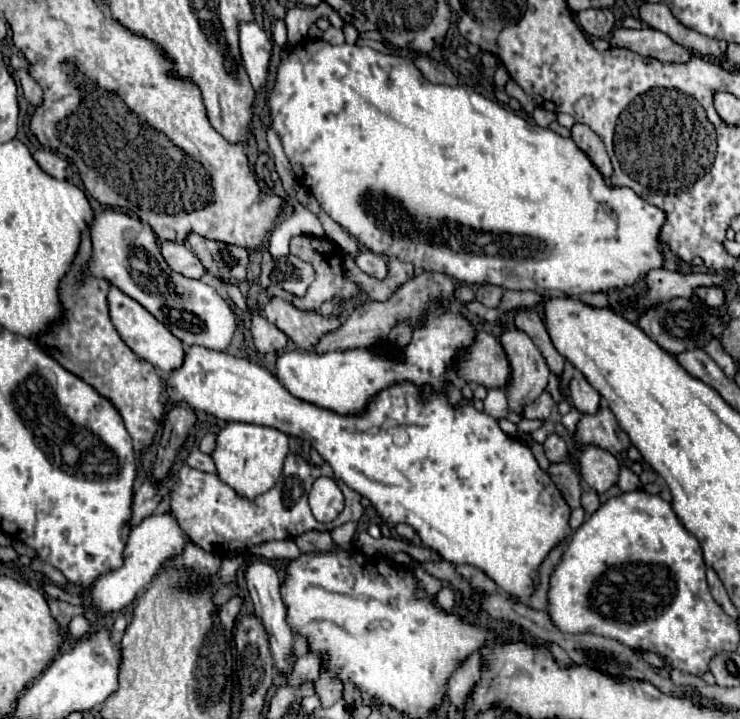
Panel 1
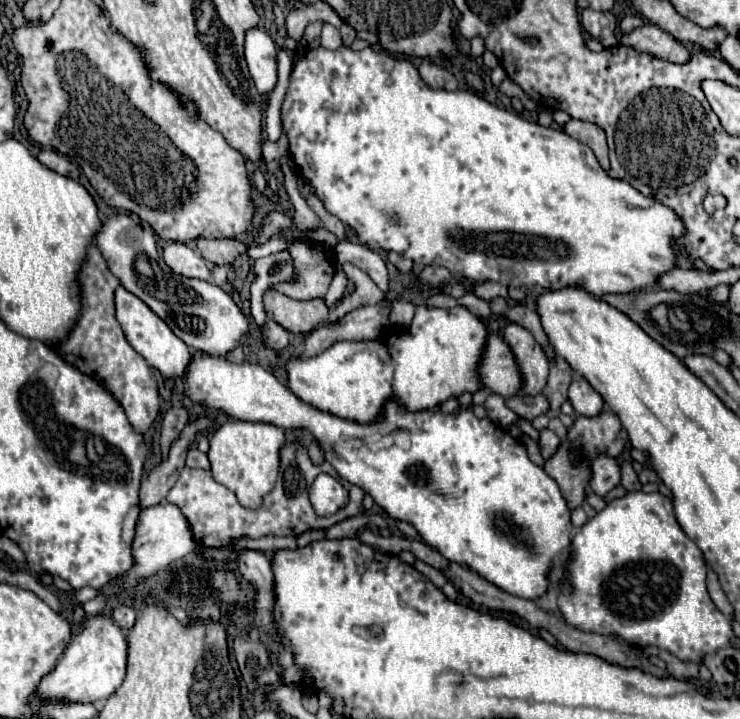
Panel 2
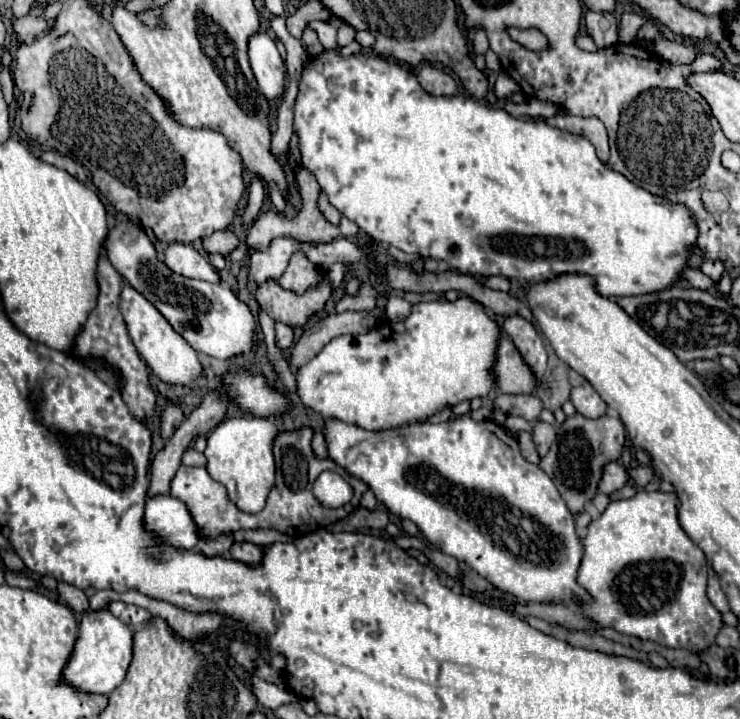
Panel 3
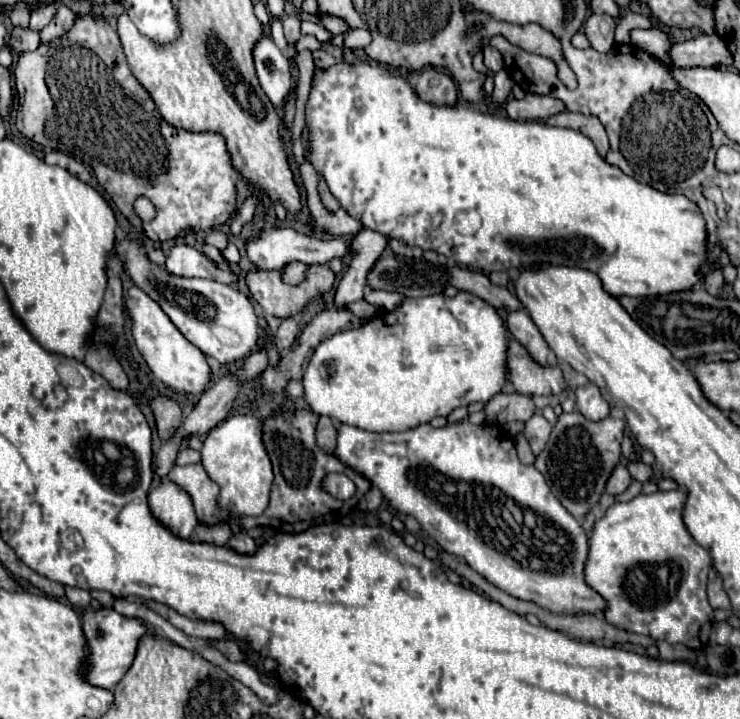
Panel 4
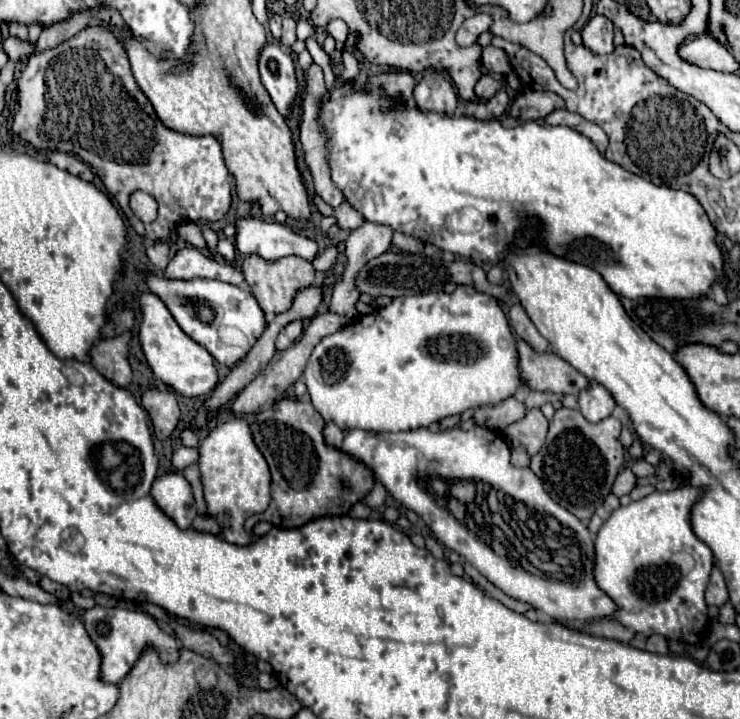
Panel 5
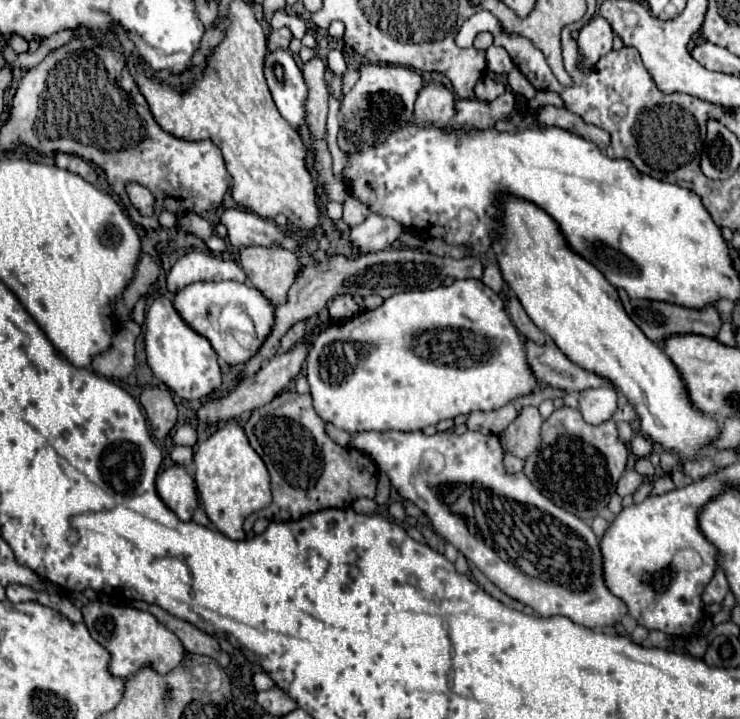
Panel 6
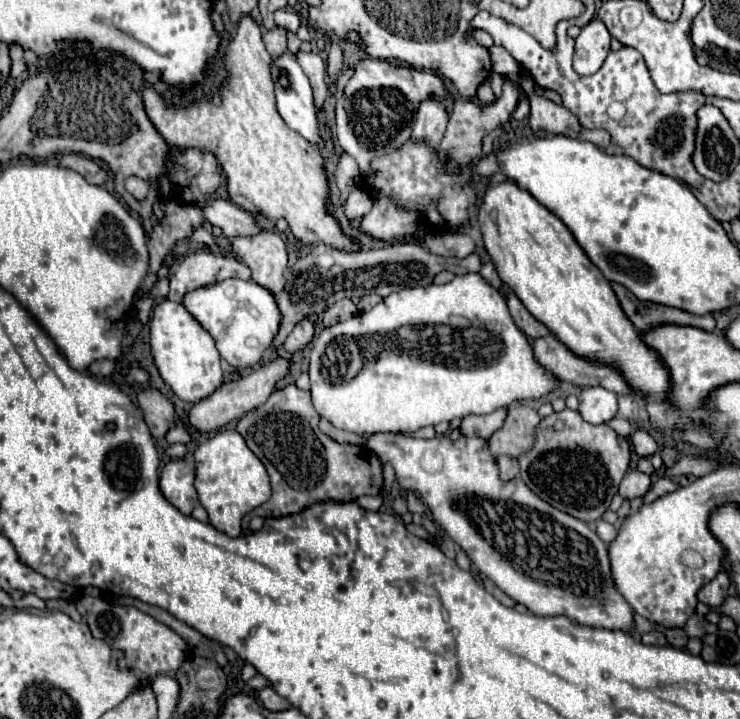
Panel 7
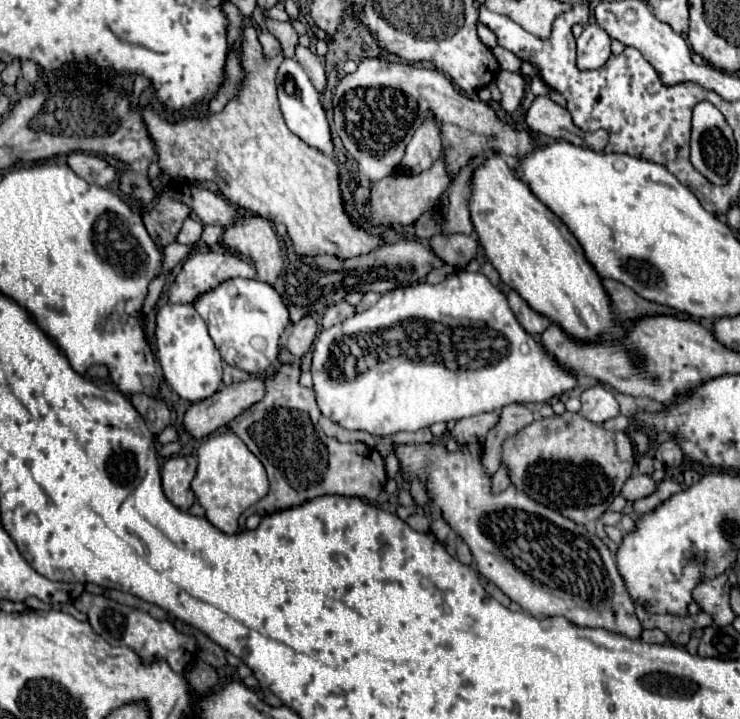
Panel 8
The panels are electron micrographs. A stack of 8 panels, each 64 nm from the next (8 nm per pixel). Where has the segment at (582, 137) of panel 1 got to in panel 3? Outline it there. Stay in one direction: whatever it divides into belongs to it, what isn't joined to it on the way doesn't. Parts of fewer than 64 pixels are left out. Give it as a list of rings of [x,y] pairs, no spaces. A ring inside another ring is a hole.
[[[562,114],[562,116],[552,116],[546,120],[550,126],[556,126],[560,130],[566,130],[566,132],[576,132],[584,138],[588,138],[594,148],[596,148],[596,154],[600,156],[600,160],[608,160],[610,152],[608,152],[608,134],[606,134],[606,128],[604,124],[590,116],[590,118],[584,118],[584,116],[572,116],[572,114]]]

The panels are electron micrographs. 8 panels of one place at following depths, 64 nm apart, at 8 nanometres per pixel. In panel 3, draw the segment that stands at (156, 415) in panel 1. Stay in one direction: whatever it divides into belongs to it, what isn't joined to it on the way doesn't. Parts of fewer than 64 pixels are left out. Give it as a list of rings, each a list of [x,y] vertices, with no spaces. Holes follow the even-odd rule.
[[[106,250],[100,252],[100,262],[98,262],[98,284],[100,284],[100,294],[98,294],[98,306],[90,312],[88,316],[88,322],[84,324],[82,332],[78,334],[76,338],[76,346],[72,350],[72,354],[78,358],[78,360],[84,360],[88,356],[92,358],[102,358],[106,364],[110,364],[112,368],[116,368],[122,376],[122,396],[124,396],[124,402],[128,404],[130,412],[144,420],[146,416],[150,416],[154,412],[154,404],[156,404],[156,398],[154,398],[154,392],[152,388],[148,386],[148,370],[146,370],[146,364],[140,360],[130,336],[128,336],[128,330],[126,330],[126,322],[120,314],[120,292],[122,292],[122,276],[114,270],[114,266],[110,264],[110,260],[106,258]]]

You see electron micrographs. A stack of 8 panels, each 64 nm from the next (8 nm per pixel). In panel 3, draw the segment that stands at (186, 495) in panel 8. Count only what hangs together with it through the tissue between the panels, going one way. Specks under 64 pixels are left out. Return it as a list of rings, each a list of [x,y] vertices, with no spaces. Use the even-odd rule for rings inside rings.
[[[156,494],[146,502],[146,528],[156,530],[164,544],[192,550],[198,542],[198,528],[188,506],[172,494]]]

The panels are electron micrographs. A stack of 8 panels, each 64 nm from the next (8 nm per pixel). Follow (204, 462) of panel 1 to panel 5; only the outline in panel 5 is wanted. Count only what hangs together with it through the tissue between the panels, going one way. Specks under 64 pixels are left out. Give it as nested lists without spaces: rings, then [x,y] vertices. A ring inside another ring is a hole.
[[[180,446],[172,456],[172,464],[178,470],[184,470],[190,464],[196,464],[196,460],[198,460],[198,450],[196,448],[186,448],[186,446]]]

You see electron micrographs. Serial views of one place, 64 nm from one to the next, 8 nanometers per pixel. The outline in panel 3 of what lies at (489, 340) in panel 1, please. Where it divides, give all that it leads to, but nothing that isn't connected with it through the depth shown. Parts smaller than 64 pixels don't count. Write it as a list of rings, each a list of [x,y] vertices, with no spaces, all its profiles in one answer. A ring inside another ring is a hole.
[[[502,332],[502,338],[500,338],[494,374],[496,374],[498,388],[508,394],[532,394],[540,388],[540,382],[534,376],[532,368],[524,362],[522,354],[512,344],[506,332]]]

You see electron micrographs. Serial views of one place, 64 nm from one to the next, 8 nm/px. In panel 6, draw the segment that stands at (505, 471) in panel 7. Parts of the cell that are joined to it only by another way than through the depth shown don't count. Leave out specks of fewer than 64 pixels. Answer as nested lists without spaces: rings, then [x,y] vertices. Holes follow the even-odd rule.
[[[504,456],[504,468],[506,468],[506,472],[508,474],[516,474],[516,472],[522,472],[522,468],[524,468],[524,460],[520,460],[520,458],[516,458],[516,456]]]

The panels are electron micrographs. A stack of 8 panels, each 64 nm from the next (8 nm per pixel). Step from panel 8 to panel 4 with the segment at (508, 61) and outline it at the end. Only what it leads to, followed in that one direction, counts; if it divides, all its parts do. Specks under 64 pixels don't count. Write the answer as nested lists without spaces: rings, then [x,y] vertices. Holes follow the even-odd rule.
[[[486,46],[486,48],[482,50],[482,54],[484,54],[484,66],[486,66],[488,70],[492,70],[494,74],[496,74],[496,72],[500,72],[500,70],[504,68],[502,54],[500,54],[496,48],[492,48],[492,46]]]

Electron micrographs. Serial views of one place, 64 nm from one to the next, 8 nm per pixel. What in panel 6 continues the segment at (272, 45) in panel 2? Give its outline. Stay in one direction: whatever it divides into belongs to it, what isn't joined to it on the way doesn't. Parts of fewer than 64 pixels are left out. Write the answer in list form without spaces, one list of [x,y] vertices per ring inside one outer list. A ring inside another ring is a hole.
[[[290,50],[268,52],[264,64],[266,82],[270,86],[272,98],[278,106],[282,118],[306,140],[310,140],[308,130],[308,86],[304,82],[302,70],[294,60]]]

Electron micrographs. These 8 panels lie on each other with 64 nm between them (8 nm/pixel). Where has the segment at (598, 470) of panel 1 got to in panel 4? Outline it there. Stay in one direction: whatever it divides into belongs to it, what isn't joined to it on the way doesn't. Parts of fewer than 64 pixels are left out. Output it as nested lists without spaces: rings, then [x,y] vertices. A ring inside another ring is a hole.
[[[618,464],[618,466],[616,466],[616,472],[612,472],[612,476],[610,476],[610,480],[608,480],[608,488],[606,488],[606,492],[612,494],[612,496],[622,494],[622,492],[628,490],[630,482],[632,482],[630,472],[626,470],[624,464]]]

